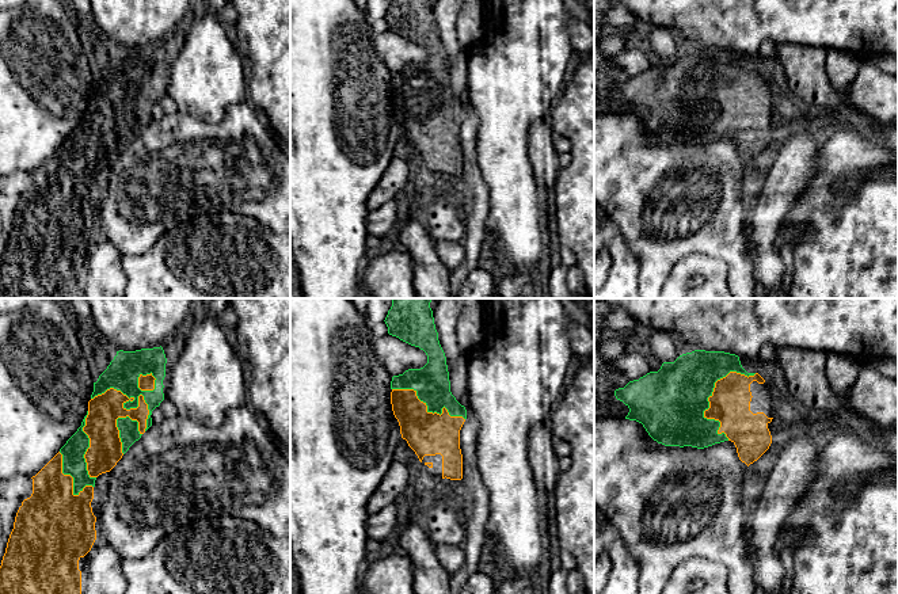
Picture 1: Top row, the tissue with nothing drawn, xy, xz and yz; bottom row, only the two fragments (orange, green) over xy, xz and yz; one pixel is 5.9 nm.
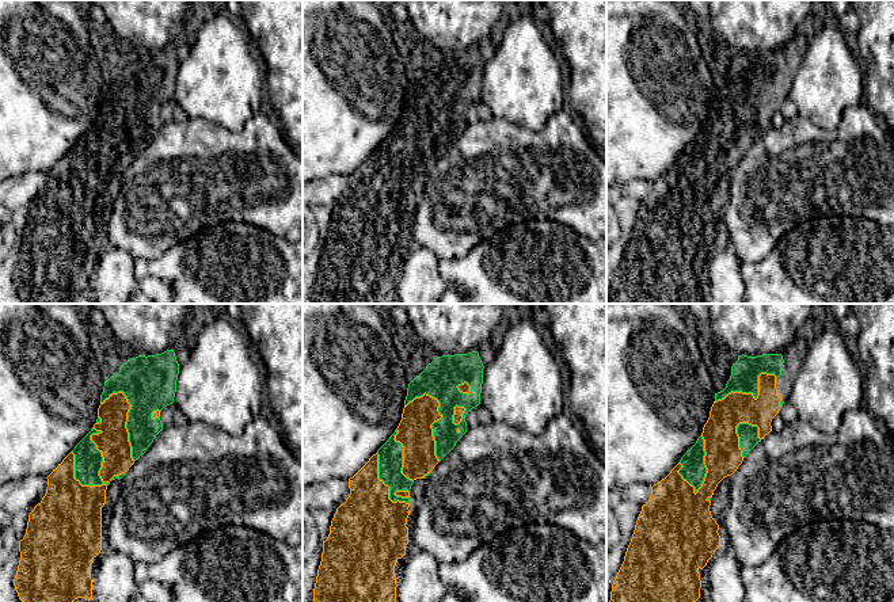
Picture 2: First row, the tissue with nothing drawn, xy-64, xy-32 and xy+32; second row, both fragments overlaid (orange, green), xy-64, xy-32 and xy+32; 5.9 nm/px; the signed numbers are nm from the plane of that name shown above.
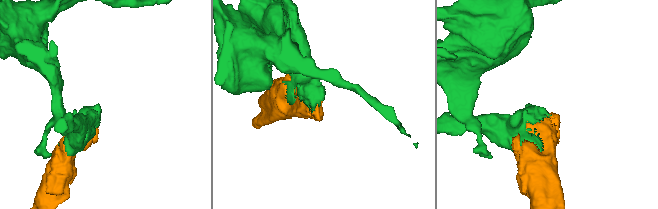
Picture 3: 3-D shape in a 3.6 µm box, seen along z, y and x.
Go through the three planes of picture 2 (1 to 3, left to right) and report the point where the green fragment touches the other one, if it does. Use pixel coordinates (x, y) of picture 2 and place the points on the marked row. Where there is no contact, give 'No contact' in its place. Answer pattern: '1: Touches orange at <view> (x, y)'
1: Touches orange at xy-64 (102, 465)
2: Touches orange at xy-32 (432, 423)
3: Touches orange at xy+32 (704, 464)

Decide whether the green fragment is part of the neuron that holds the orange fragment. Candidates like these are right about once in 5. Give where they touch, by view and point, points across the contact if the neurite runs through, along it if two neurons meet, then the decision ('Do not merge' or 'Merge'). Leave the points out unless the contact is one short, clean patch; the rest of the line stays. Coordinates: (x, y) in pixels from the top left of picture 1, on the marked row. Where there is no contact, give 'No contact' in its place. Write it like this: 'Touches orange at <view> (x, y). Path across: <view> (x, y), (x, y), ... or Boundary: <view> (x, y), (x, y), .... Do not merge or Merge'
Touches orange at xy (132, 408). Merge

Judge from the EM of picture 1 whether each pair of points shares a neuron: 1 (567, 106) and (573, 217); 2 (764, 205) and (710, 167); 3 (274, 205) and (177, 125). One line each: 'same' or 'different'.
1: same
2: different
3: same

